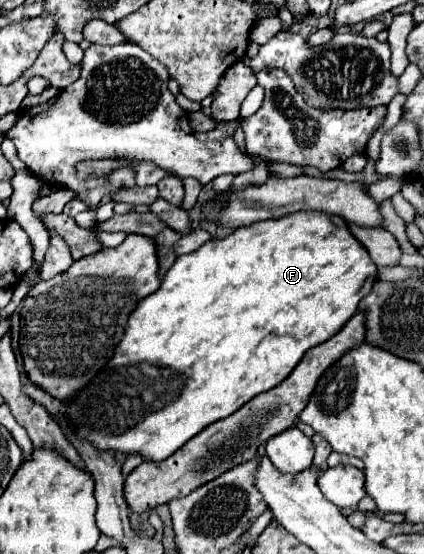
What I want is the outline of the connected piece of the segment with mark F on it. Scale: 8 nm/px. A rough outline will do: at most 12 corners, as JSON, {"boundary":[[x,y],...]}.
{"boundary":[[321,212],[179,256],[63,402],[161,462],[281,384],[377,266]]}

